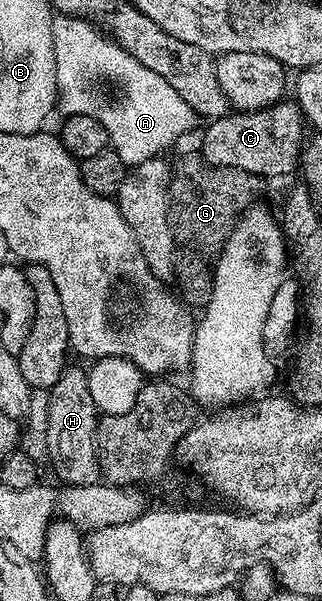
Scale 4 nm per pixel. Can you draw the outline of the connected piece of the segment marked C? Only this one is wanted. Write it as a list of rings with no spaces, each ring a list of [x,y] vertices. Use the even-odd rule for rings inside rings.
[[[280,100],[263,110],[250,112],[232,112],[223,118],[217,118],[206,123],[207,131],[203,134],[203,161],[211,166],[226,166],[228,170],[244,170],[250,174],[258,174],[264,180],[279,178],[282,174],[296,173],[301,162],[301,155],[305,145],[305,117],[298,101]]]

